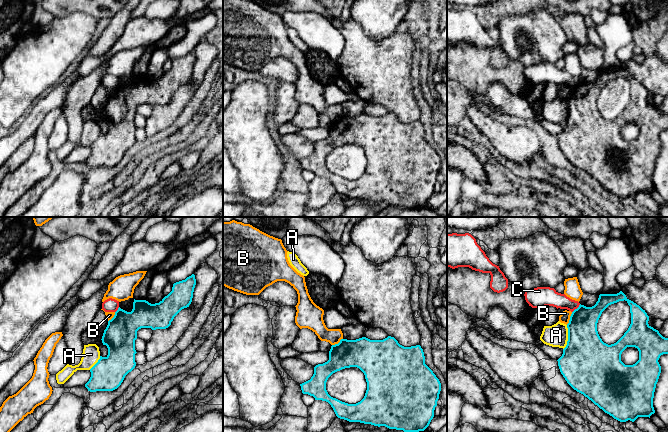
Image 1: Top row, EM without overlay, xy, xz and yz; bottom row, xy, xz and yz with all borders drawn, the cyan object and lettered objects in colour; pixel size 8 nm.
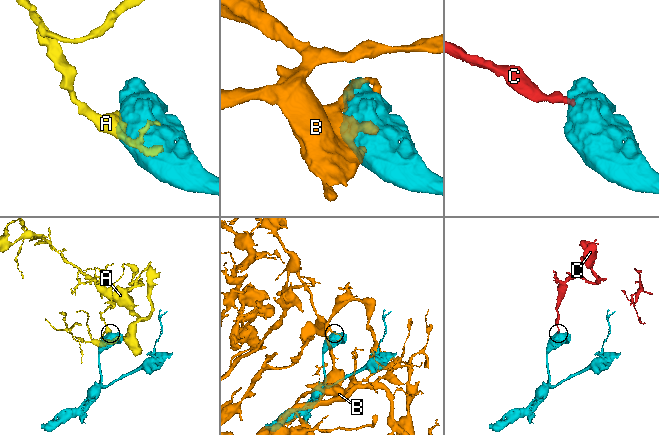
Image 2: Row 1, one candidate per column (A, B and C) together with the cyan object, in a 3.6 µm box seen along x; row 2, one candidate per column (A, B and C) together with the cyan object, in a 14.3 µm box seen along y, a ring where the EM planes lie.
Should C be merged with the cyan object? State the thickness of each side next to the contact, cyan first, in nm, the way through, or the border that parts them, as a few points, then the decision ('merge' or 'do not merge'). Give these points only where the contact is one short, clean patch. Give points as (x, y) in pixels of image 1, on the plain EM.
260 nm thick on the cyan side, 140 nm on the other; border along yz (580, 80), (572, 88); do not merge

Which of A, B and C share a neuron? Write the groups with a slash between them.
A / B / C

